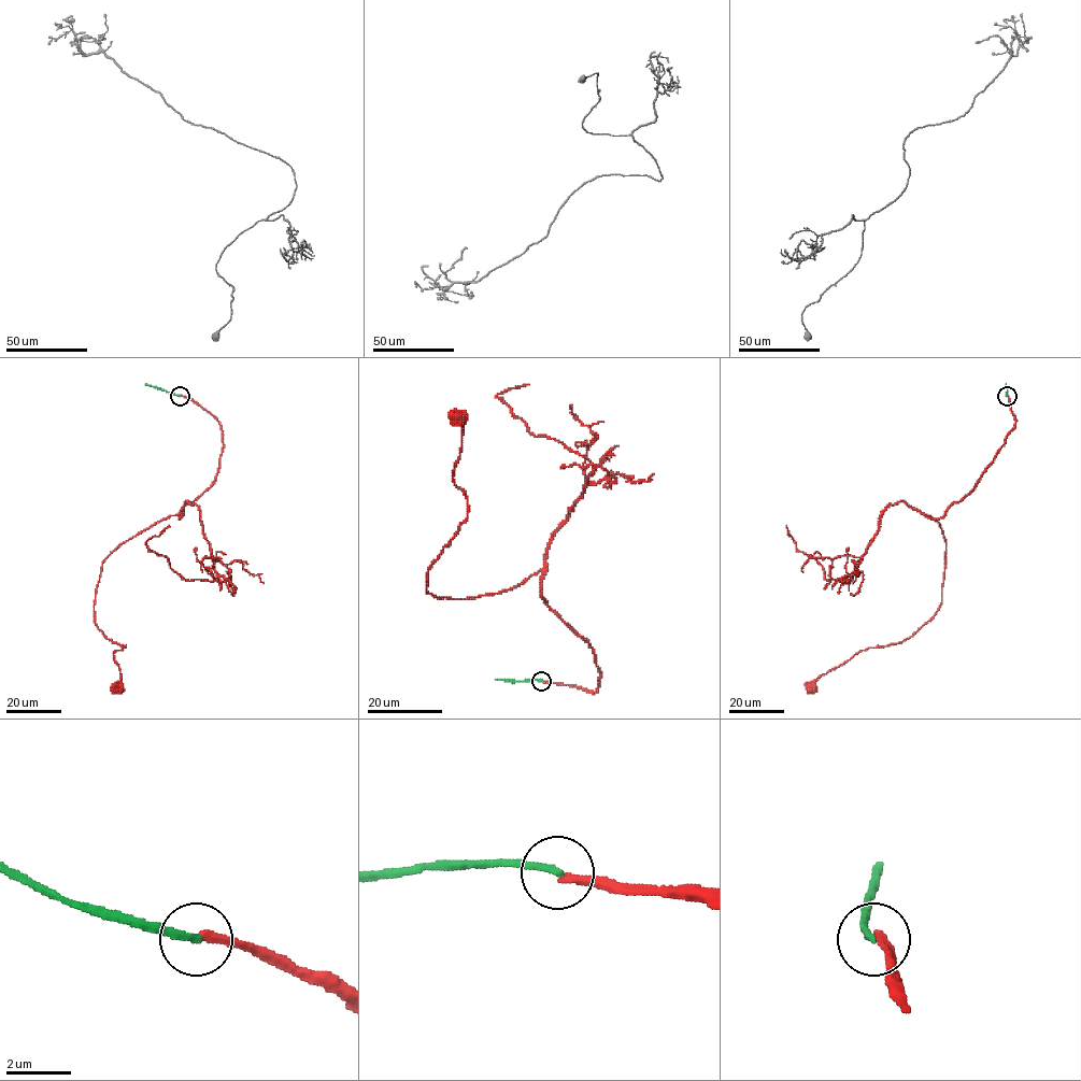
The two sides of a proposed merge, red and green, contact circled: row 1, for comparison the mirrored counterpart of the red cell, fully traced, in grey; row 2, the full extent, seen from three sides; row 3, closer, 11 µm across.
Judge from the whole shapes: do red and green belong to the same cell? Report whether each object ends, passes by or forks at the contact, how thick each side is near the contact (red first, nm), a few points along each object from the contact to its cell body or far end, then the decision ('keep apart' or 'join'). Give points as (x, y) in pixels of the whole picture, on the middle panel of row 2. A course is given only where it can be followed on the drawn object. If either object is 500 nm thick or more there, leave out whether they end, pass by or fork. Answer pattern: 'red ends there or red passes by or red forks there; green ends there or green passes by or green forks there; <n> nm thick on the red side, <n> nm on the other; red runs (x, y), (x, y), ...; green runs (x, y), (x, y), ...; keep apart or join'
red ends there; green ends there; 280 nm thick on the red side, 240 nm on the other; red runs (541, 681), (592, 693), (600, 677), (541, 597), (544, 569), (497, 594), (427, 591), (467, 518), (458, 417); green runs (541, 681), (495, 679); keep apart

